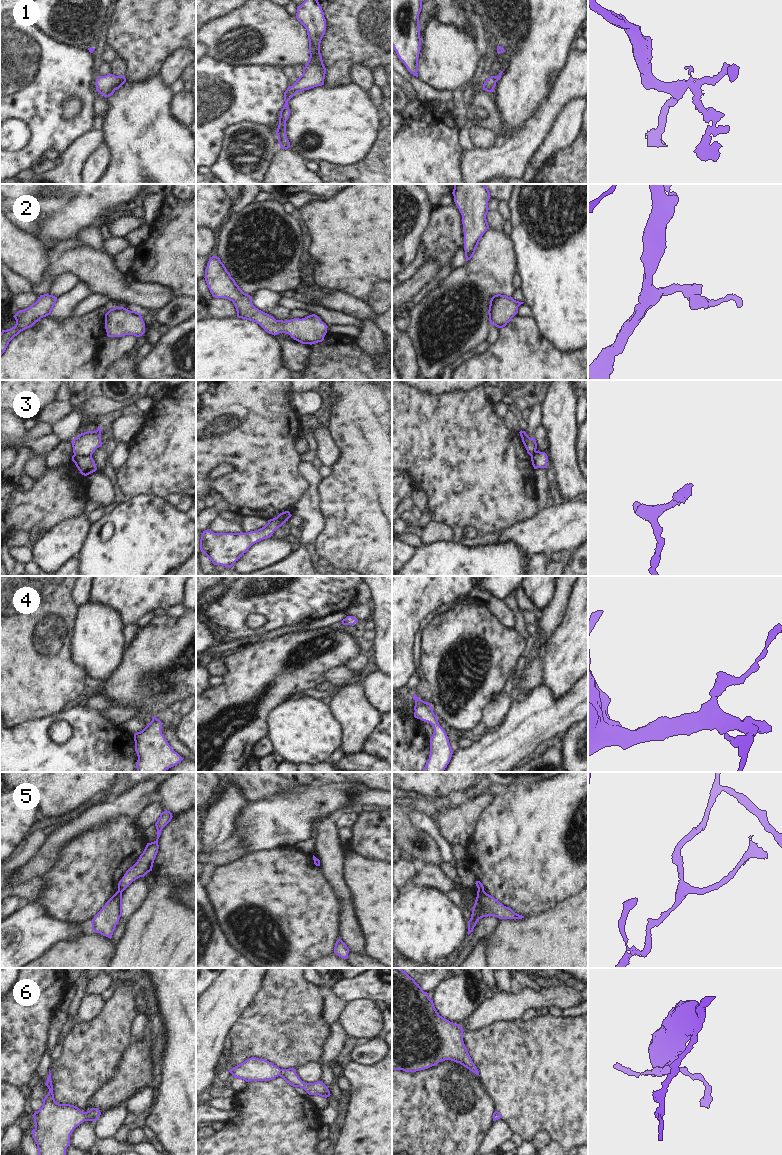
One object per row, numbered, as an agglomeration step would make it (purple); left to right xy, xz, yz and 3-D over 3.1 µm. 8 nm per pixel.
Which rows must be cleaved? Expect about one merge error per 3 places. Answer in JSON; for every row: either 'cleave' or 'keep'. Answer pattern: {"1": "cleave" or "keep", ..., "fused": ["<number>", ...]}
{"1": "keep", "2": "keep", "3": "cleave", "4": "keep", "5": "cleave", "6": "keep", "fused": ["3", "5"]}

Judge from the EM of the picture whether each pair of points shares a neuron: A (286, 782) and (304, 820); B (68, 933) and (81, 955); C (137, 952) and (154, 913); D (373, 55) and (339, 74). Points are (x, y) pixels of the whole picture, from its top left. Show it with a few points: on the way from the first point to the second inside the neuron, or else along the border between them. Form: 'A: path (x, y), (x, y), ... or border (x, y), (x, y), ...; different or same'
A: border (312, 782), (268, 798); different
B: border (91, 929), (77, 937), (58, 940), (50, 948); different
C: path (147, 942), (154, 935), (154, 923); same
D: path (364, 55), (354, 55), (344, 65); same

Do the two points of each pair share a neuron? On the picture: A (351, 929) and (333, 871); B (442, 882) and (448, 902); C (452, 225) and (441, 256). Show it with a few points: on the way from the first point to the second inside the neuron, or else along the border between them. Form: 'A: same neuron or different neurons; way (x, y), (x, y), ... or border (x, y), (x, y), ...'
A: same neuron; way (348, 915), (346, 897), (340, 885)
B: different neurons; border (422, 886), (435, 886), (454, 892), (457, 898)
C: same neuron; way (444, 233), (441, 240), (441, 248)

